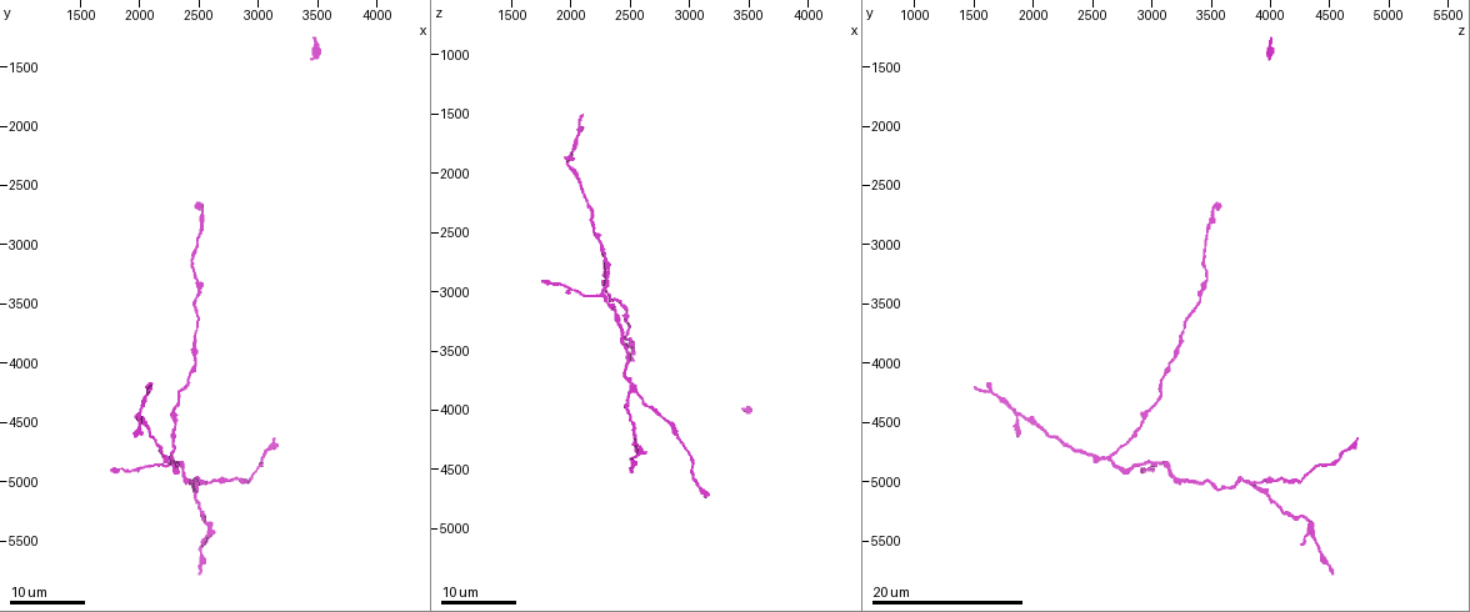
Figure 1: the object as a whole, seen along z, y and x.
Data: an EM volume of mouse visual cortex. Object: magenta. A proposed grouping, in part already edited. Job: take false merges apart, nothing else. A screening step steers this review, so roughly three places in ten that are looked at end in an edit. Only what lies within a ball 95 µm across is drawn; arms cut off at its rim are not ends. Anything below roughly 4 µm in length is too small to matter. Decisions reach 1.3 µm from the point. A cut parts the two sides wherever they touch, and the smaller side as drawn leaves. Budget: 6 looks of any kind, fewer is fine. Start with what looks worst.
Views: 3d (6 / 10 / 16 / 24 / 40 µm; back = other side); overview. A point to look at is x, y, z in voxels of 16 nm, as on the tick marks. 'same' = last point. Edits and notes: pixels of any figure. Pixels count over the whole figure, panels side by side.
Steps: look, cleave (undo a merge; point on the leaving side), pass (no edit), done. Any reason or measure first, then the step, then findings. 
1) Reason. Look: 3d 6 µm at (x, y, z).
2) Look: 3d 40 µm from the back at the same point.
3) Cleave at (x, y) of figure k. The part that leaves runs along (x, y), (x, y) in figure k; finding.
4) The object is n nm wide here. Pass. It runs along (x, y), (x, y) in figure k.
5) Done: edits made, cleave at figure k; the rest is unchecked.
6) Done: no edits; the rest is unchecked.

Look: 3d 24 µm at (2280, 4840, 3020).

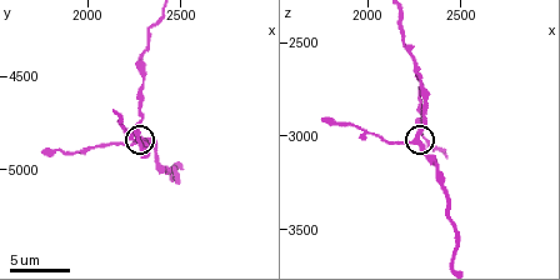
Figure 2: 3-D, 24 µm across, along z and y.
Look: 3d 6 µm at the same point.

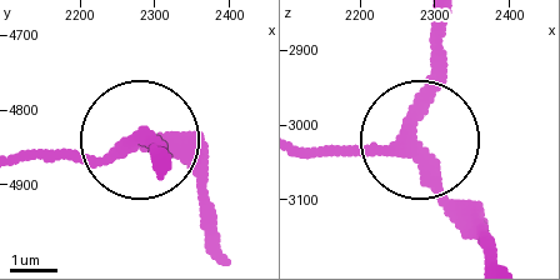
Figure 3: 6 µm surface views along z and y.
The object is 260 nm wide here. Pass. It runs along (441, 26), (414, 141), (310, 145) in figure 3; one cell here.

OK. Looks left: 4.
Three arms meet. Look: 3d 16 µm at (2500, 5020, 3820).

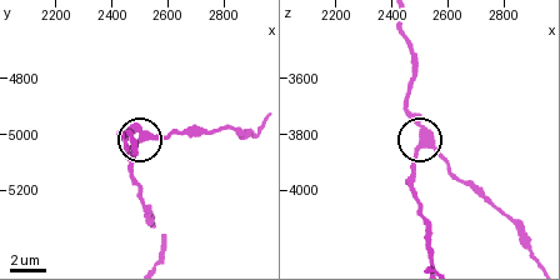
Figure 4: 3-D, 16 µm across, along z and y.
Look: 3d 6 µm at (2510, 5010, 3830).

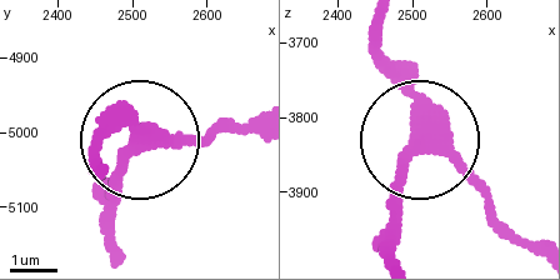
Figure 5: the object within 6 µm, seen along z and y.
Look: 3d 6 µm from the back at (2520, 5015, 3835).

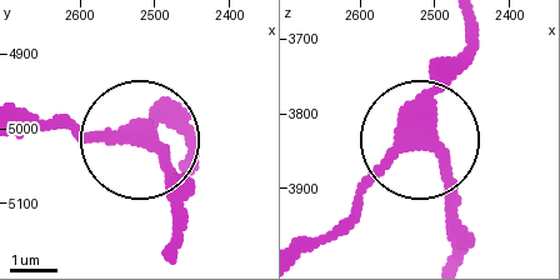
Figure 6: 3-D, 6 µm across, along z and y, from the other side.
Pass. It runs along (469, 26), (425, 134), (465, 250) in figure 6; one cell here.

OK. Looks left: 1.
Done: no edits; the rest is unchecked.

